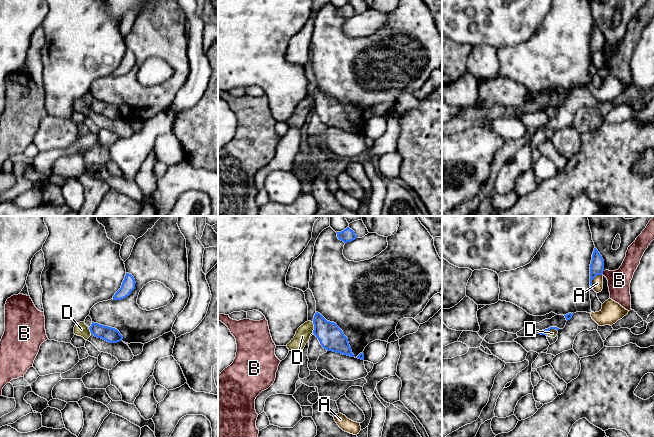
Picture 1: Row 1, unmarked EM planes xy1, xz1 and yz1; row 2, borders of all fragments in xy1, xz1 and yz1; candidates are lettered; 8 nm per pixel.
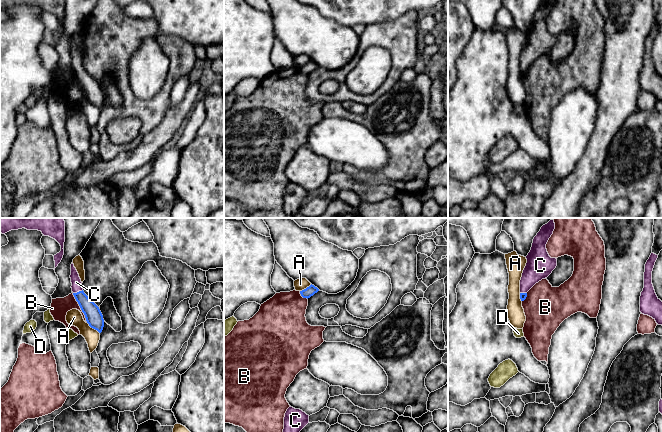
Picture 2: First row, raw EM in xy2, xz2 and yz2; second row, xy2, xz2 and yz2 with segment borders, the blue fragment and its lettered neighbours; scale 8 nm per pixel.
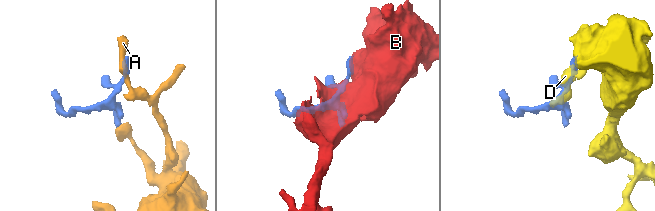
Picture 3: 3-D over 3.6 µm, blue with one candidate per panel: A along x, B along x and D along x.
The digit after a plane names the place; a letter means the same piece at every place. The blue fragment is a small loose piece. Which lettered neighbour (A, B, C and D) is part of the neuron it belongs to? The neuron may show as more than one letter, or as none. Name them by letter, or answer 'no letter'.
C

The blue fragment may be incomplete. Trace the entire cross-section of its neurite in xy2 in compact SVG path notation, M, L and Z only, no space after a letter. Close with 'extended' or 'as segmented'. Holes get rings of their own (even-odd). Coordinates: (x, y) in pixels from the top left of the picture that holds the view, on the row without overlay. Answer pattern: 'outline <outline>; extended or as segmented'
outline M73 38L71 40L70 54L73 71L84 89L87 99L91 104L101 109L104 103L103 91L99 83L84 69L81 55Z; extended

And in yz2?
outline M545 0L533 15L532 23L526 32L527 39L520 56L520 75L524 77L527 68L539 57L547 54L557 42L557 35L551 34L546 20L553 10L555 0Z; extended

